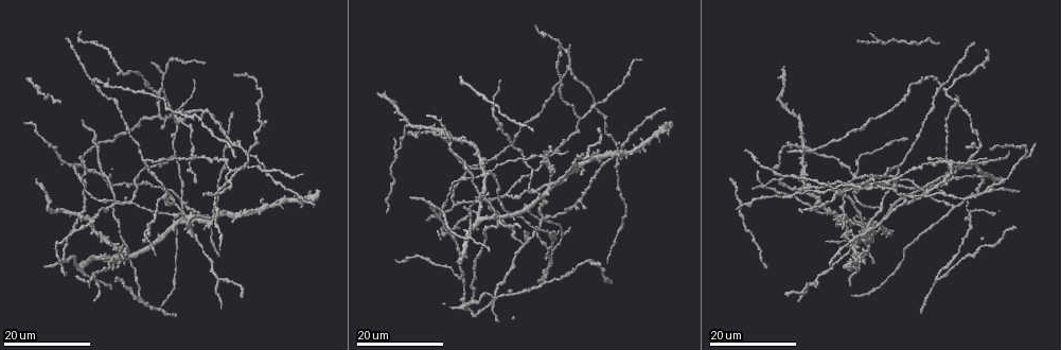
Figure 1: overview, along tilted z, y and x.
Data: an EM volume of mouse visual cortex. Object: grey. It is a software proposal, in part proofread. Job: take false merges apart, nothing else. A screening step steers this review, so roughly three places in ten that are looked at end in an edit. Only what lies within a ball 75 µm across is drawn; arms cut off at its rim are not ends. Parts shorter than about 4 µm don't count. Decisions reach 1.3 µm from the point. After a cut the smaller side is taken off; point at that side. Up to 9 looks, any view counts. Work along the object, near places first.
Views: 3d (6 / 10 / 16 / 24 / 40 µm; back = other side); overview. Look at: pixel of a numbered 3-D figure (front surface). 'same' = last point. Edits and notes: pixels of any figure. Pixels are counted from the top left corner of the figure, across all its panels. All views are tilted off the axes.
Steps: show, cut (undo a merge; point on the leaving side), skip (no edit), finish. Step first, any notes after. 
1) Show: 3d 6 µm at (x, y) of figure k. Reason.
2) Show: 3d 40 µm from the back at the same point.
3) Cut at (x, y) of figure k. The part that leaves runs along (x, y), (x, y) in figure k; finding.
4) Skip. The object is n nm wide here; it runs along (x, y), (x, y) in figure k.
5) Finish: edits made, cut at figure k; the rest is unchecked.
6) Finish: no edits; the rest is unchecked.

Show: 3d 16 µm at (781, 180) of figure 1.

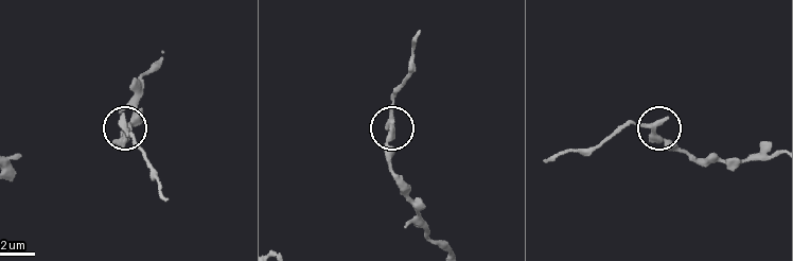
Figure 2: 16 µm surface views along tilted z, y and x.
Show: 3d 10 µm at (654, 134) of figure 2.

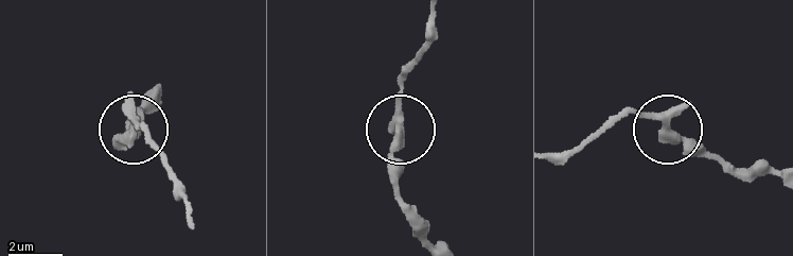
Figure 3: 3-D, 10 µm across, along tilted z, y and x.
Skip. It runs along (434, 243), (399, 184), (395, 148), (404, 67) in figure 3; one neuron here.

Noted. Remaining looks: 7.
Show: 3d 16 µm at (817, 279) of figure 1. A fork.

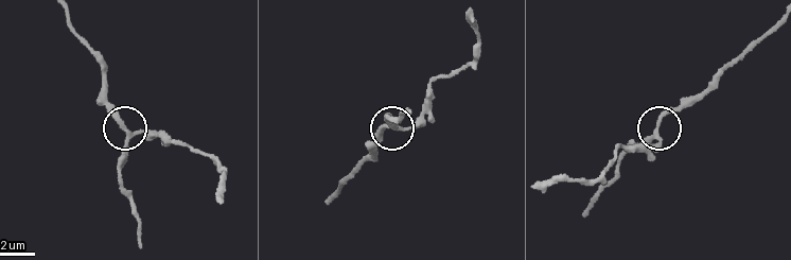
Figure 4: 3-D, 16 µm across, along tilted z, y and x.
Show: 3d 6 µm at (133, 134) of figure 4.

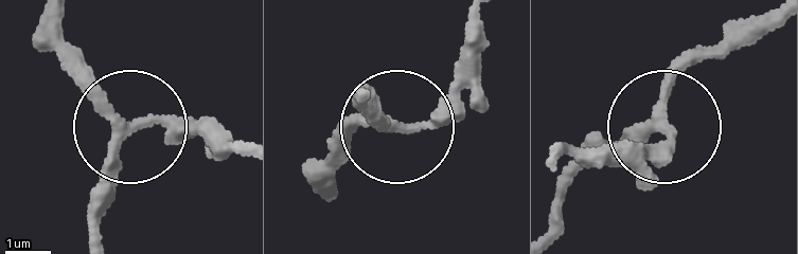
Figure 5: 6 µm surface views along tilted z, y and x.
Skip. 3 arms meet here; it runs along (55, 21), (125, 124), (88, 214) in figure 5; continuous, no second neuron.

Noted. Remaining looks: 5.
Show: 3d 16 µm at (90, 225) of figure 1. Four-way junction.

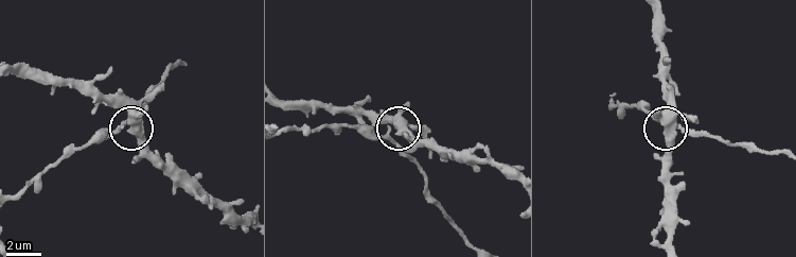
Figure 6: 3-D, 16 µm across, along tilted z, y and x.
Show: 3d 10 µm at (390, 127) of figure 6.

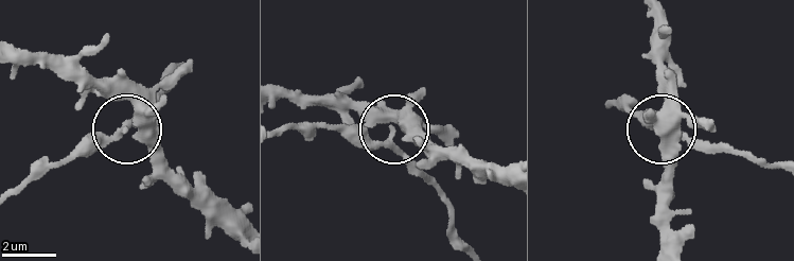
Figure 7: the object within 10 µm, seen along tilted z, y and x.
Skip. It runs along (671, 241), (662, 49) in figure 7; all the same neuron.

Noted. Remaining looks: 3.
Show: 3d 24 µm at (66, 260) of figure 1. Arms run side by side.

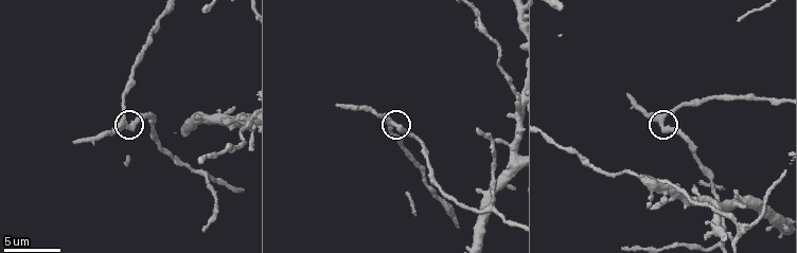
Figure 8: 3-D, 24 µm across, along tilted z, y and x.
Show: 3d 6 µm at (662, 124) of figure 8.

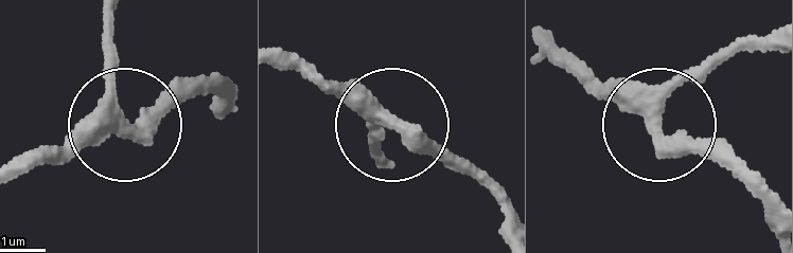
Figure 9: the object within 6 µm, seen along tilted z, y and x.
Skip. 4 arms meet here; it runs along (115, 18), (115, 127), (49, 164) in figure 9; one neuron here.

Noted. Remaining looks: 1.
Finish: no edits; the rest is unchecked.

